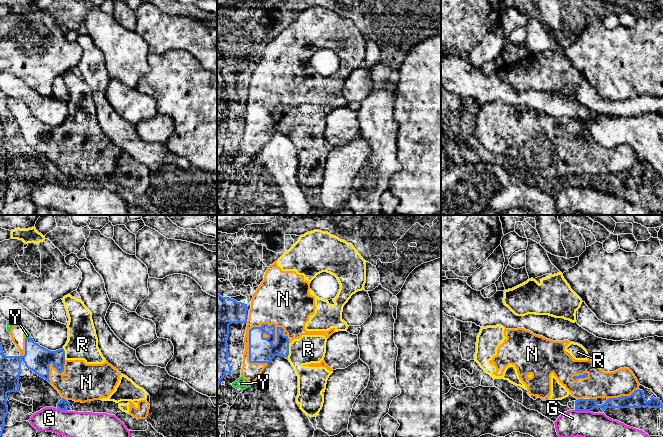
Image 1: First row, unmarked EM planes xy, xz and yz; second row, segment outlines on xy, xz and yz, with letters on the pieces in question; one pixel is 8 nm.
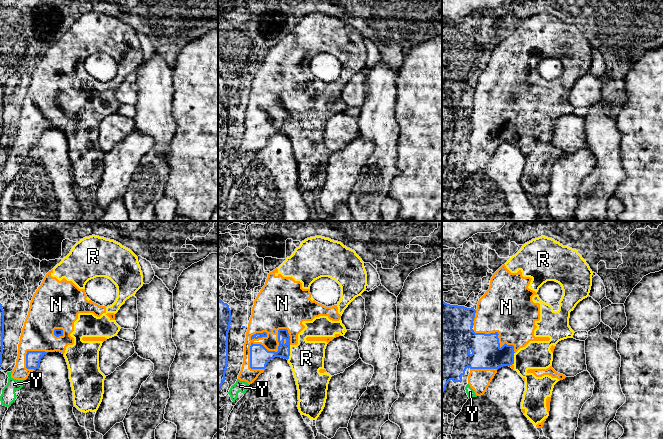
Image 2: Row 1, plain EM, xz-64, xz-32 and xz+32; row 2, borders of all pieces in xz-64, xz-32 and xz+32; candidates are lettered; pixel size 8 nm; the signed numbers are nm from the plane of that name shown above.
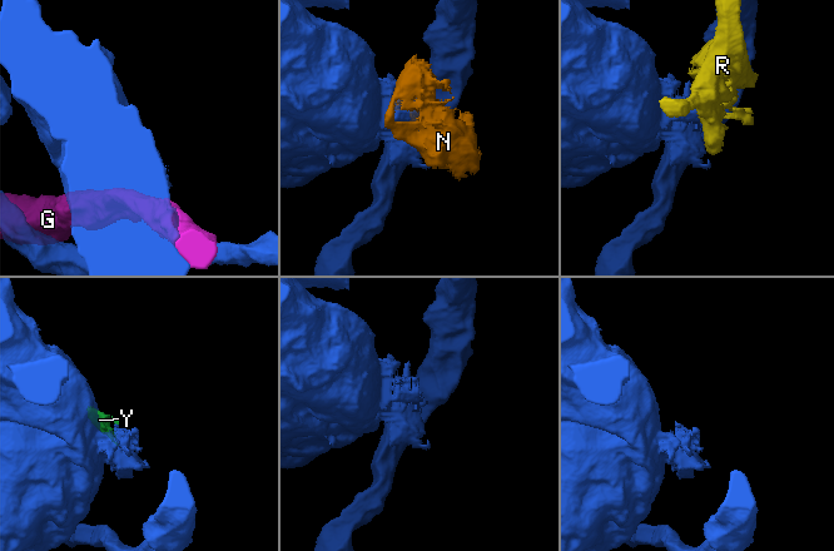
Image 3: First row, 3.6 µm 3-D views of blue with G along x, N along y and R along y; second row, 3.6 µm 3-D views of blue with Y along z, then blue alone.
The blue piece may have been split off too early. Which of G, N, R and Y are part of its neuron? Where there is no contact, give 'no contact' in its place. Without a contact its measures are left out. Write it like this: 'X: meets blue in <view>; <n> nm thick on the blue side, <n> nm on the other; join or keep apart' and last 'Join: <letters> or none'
G: meets blue in yz; 100 nm thick on the blue side, 220 nm on the other; keep apart
N: meets blue in xz; 200 nm thick on the blue side, 280 nm on the other; keep apart
R: meets blue in xz; 200 nm thick on the blue side, 220 nm on the other; keep apart
Y: meets blue in xy; 200 nm thick on the blue side, 50 nm on the other; keep apart
Join: none

